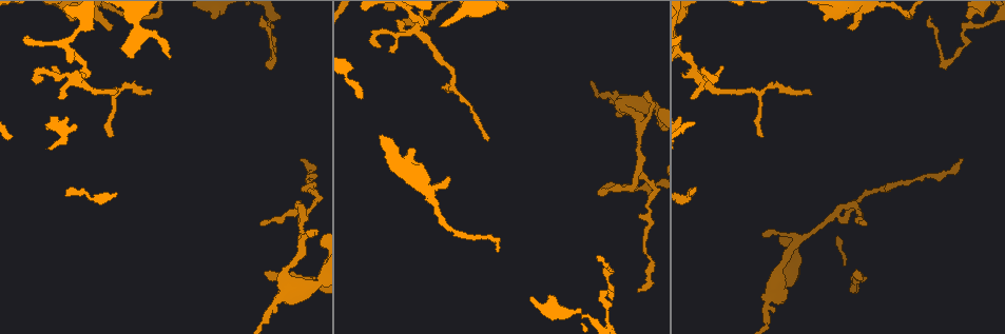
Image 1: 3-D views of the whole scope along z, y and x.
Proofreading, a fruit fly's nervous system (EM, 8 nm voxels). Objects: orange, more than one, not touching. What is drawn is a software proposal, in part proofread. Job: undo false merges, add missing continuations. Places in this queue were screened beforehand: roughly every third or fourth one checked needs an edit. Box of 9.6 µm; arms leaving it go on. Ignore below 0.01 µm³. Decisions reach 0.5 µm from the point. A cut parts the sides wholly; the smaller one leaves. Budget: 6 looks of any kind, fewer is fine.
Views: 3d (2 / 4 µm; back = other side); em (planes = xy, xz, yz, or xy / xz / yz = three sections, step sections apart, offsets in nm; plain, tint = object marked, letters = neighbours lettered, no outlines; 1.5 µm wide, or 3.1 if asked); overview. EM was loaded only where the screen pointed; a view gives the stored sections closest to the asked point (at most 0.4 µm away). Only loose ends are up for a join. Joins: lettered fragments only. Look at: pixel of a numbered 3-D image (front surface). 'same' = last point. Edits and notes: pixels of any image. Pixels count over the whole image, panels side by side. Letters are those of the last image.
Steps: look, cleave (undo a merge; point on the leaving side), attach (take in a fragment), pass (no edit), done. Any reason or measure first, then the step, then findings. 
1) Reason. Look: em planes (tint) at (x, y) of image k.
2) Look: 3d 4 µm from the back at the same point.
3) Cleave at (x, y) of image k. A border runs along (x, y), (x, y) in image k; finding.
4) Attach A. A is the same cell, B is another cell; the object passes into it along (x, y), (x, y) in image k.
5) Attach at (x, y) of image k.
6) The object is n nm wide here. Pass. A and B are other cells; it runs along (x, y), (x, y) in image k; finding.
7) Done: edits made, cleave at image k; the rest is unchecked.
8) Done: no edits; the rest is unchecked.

Tapers out. Look: 3d 4 µm at (112, 135) of image 1.

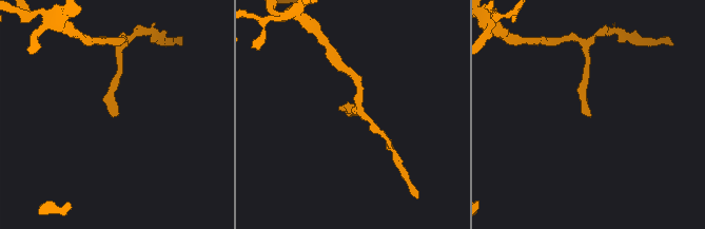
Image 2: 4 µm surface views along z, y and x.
Look: em planes (letters) at (116, 115) of image 2.

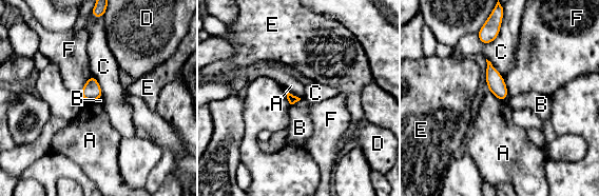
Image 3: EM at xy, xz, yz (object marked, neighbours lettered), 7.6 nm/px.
The object is 70 nm wide here. Pass. A, B, C, D, E and F are other cells; a border runs along (286, 91), (301, 98) in image 3; no lettered fragment goes on from it.

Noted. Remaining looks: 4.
Free end. Look: 3d 4 µm at (852, 26) of image 1.

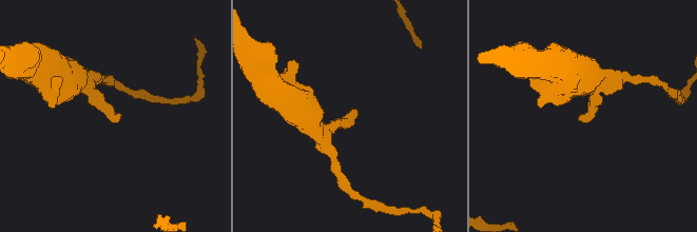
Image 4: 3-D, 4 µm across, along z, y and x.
Need the tissue. Look: em planes (letters) at (116, 115) of image 4.

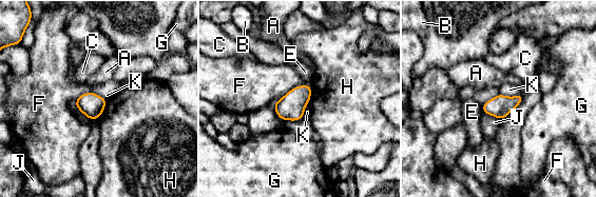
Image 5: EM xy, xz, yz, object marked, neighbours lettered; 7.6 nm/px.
The longest contact is with F, 300 nm. Pass. A, B, C, E, F, G, H, J and K are other cells; a border runs along (520, 92), (514, 96), (500, 94) in image 5; none of them fits.

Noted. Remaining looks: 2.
Free end. Look: 3d 4 µm at (601, 192) of image 1.

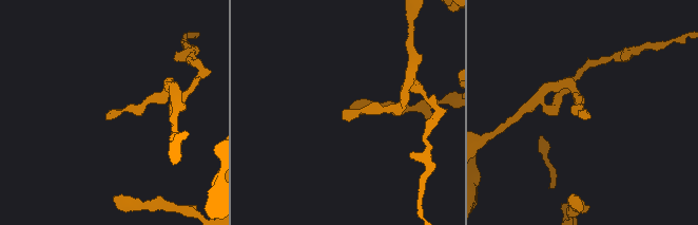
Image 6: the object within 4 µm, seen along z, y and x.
Look: em planes (letters) at (106, 116) of image 6.

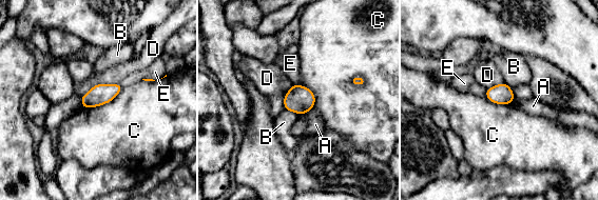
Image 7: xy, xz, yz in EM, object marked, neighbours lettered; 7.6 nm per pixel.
Pass. A, B, C, D and E are other cells; a border runs along (120, 83), (97, 83), (80, 97) in image 7; no lettered fragment goes on from it.

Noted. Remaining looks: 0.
Done: no edits; the rest is unchecked.

